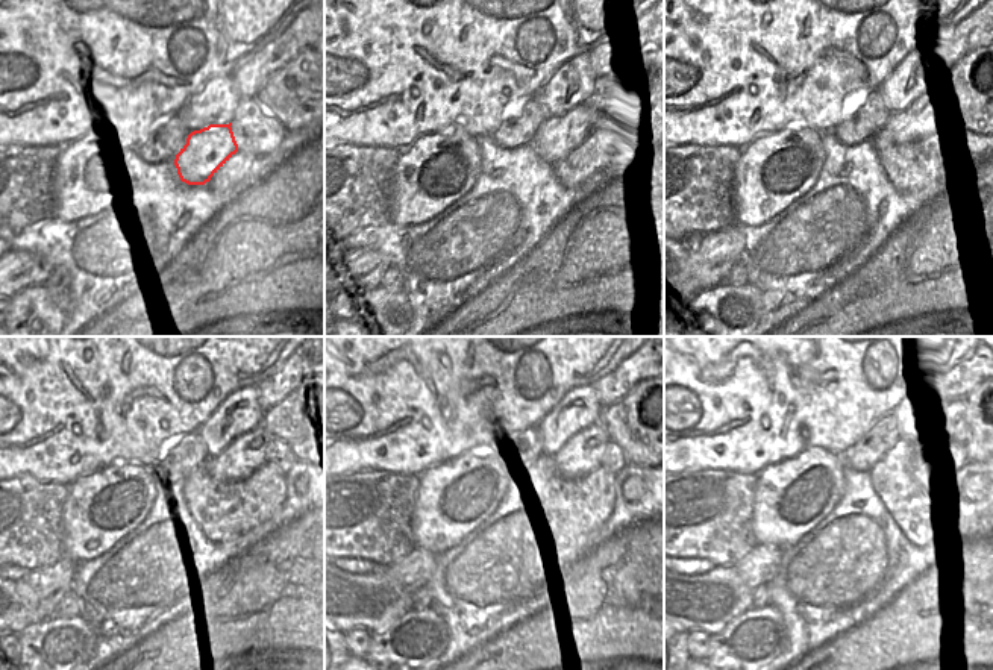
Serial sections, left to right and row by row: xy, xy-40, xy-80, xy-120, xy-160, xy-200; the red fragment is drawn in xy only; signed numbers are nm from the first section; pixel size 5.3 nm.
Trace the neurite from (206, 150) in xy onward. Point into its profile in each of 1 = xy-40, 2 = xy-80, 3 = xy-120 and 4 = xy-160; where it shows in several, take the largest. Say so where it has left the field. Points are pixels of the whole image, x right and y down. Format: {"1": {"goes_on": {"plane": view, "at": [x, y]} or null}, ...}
{"1": {"goes_on": {"plane": "xy-40", "at": [560, 135]}}, "2": {"goes_on": {"plane": "xy-80", "at": [927, 112]}}, "3": {"goes_on": {"plane": "xy-120", "at": [246, 453]}}, "4": {"goes_on": {"plane": "xy-160", "at": [582, 453]}}}

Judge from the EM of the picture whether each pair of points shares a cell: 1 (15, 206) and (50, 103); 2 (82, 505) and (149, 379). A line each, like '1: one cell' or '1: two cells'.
1: two cells
2: two cells

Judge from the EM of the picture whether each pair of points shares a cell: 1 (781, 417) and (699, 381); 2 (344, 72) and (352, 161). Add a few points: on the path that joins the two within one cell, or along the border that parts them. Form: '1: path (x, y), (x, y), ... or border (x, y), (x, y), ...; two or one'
1: path (761, 397), (745, 381), (719, 381); one
2: border (340, 144), (381, 144), (385, 149); two

